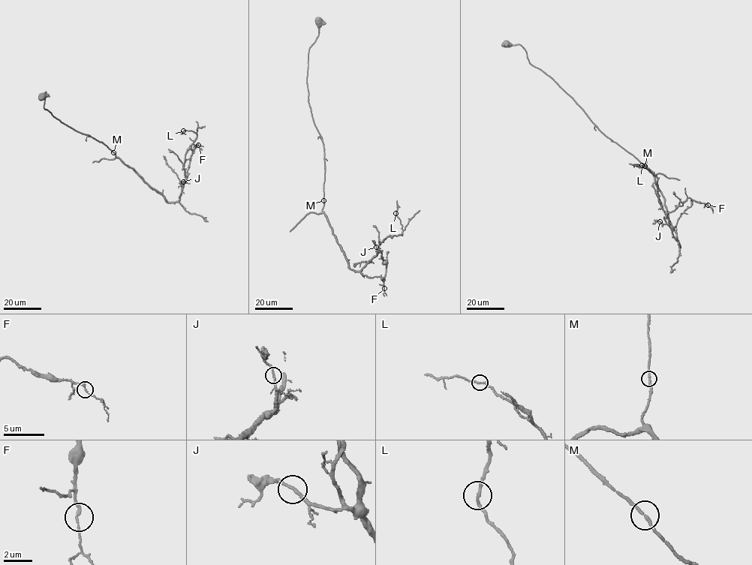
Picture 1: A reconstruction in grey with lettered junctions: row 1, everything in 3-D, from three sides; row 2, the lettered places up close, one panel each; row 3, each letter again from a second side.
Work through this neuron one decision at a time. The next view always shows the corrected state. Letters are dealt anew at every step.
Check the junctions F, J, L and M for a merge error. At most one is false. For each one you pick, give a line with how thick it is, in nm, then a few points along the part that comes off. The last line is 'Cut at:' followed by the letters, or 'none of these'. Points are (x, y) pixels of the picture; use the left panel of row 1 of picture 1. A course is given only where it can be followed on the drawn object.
Cut at: none of these

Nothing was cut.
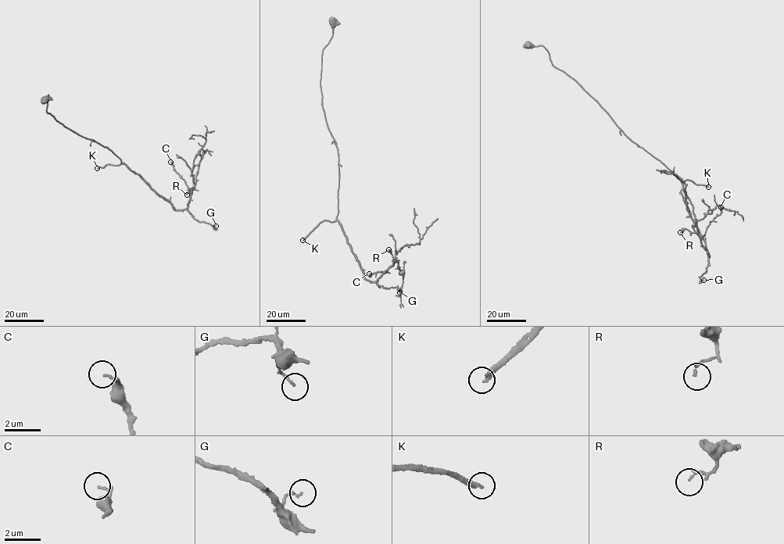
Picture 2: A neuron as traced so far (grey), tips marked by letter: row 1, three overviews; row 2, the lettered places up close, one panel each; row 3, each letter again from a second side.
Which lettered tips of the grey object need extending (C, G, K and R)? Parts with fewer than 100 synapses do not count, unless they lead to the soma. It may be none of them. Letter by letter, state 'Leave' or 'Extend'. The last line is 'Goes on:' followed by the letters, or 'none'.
C: Leave
G: Leave
K: Extend
R: Leave
Goes on: K

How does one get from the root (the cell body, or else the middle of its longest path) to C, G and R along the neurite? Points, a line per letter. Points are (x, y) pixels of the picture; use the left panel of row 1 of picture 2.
C: (44, 100), (48, 94), (46, 110), (56, 120), (109, 148), (155, 194), (184, 209), (190, 191), (170, 162)
G: (44, 100), (48, 94), (46, 110), (56, 120), (111, 150), (173, 207), (186, 209), (198, 221), (216, 226)
R: (44, 100), (48, 94), (46, 110), (56, 120), (111, 150), (173, 207), (187, 208), (195, 187), (187, 195)

